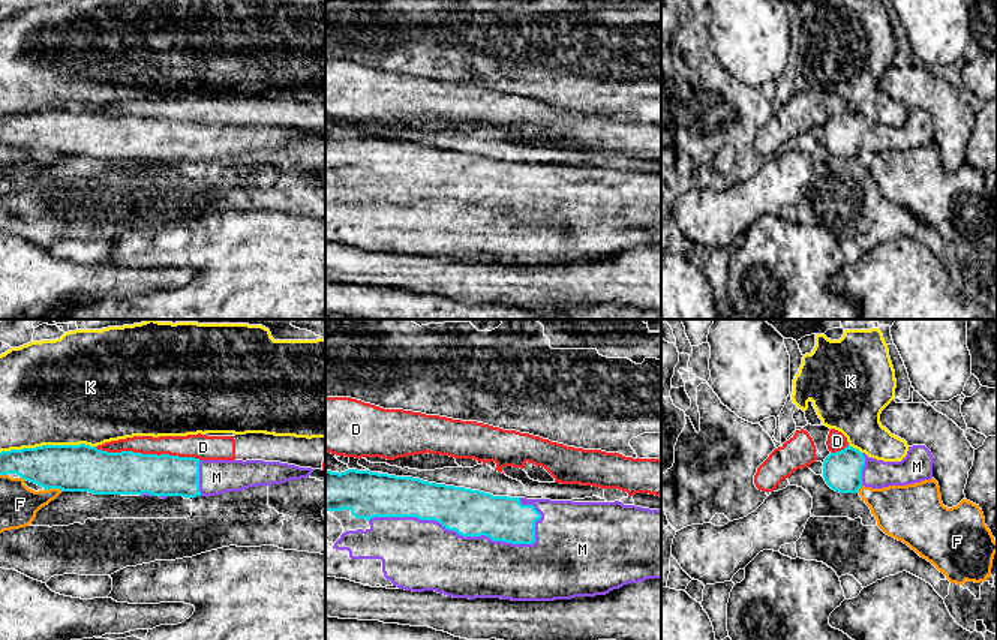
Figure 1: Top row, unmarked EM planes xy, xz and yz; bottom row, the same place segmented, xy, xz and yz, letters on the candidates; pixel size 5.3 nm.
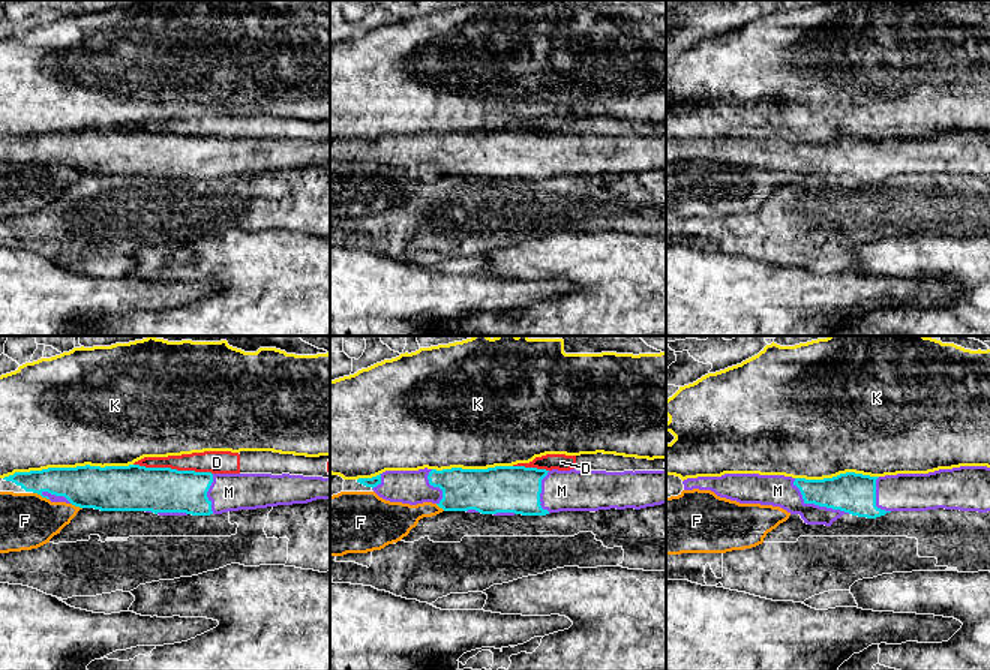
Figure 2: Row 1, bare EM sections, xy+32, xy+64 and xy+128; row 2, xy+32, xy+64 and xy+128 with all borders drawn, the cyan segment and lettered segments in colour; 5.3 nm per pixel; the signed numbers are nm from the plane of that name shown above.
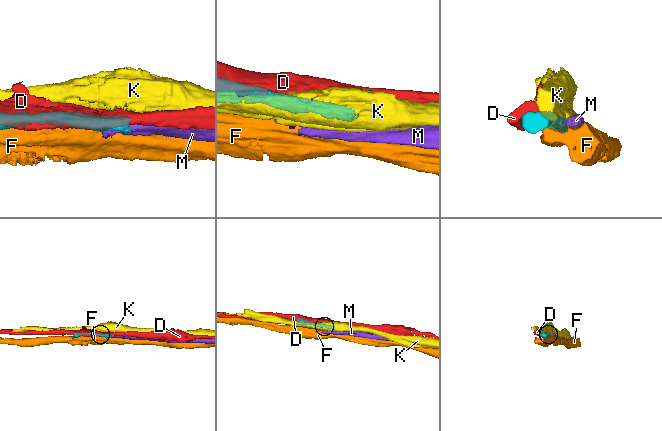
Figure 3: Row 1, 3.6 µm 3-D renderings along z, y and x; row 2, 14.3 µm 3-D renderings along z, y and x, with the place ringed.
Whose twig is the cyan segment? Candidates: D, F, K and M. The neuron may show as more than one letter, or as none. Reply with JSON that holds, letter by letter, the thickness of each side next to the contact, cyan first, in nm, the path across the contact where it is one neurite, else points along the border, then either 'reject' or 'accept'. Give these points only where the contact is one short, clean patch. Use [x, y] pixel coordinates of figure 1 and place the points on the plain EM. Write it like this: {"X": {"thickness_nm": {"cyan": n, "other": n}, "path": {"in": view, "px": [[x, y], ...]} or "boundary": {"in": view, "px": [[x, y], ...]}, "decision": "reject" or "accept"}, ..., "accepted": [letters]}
{"D": {"thickness_nm": {"cyan": 240, "other": 130}, "decision": "reject"}, "F": {"thickness_nm": {"cyan": 260, "other": 200}, "decision": "reject"}, "K": {"thickness_nm": {"cyan": 260, "other": 500}, "decision": "reject"}, "M": {"thickness_nm": {"cyan": 260, "other": 380}, "decision": "accept"}, "accepted": ["M"]}

